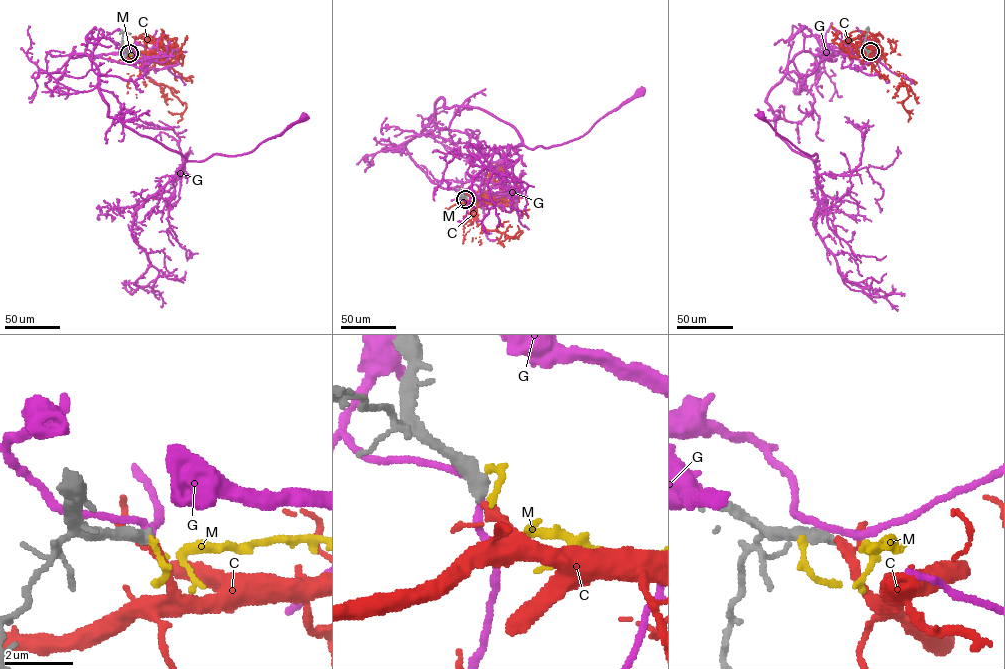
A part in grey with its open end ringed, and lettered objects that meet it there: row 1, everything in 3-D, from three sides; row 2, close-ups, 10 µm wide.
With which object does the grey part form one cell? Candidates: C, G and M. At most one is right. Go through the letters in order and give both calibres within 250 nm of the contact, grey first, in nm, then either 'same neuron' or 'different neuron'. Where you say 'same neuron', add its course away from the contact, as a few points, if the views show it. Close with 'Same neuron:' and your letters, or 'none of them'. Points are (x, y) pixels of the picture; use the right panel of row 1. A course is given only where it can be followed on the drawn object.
C: 400/200 nm | same neuron | via (870, 51), (878, 49), (885, 55), (890, 68), (907, 88), (908, 96), (902, 105), (910, 112), (906, 110)
G: 500/190 nm | different neuron
M: 500/180 nm | different neuron
Same neuron: C

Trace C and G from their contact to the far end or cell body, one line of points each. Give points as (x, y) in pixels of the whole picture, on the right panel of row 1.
C: (870, 51), (878, 49), (885, 55), (890, 68), (907, 88), (908, 96), (902, 105), (910, 112), (906, 110)
G: (870, 50), (827, 55), (801, 51), (768, 95), (776, 134), (818, 161), (817, 154), (802, 152), (759, 116)

